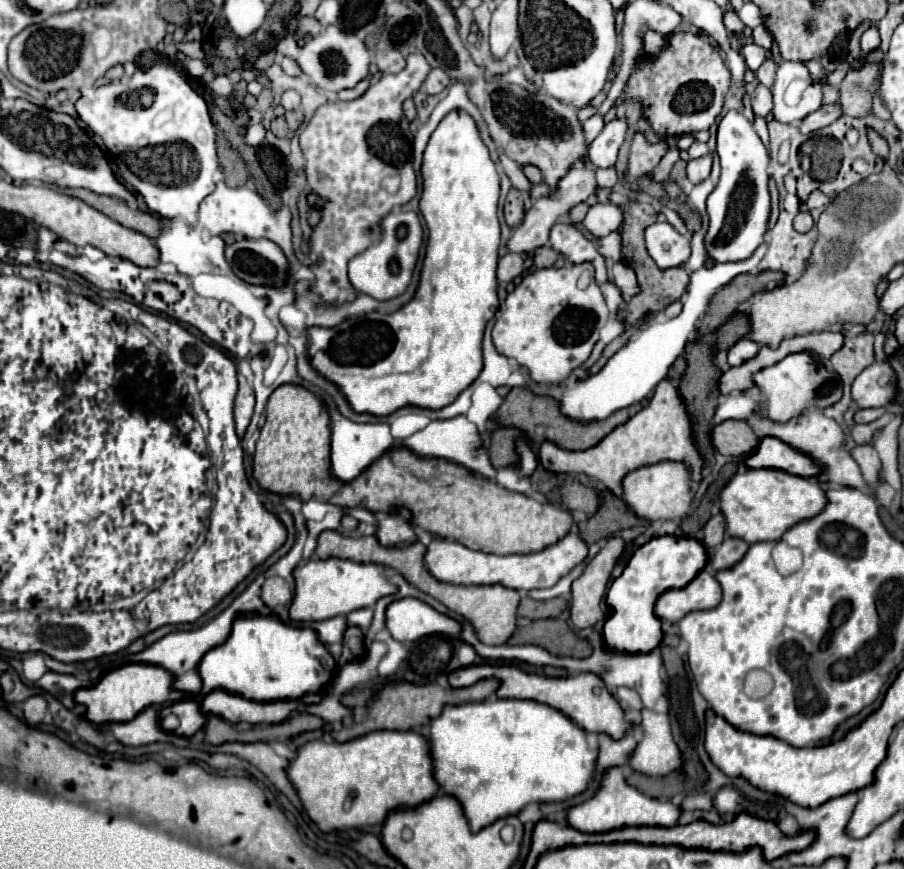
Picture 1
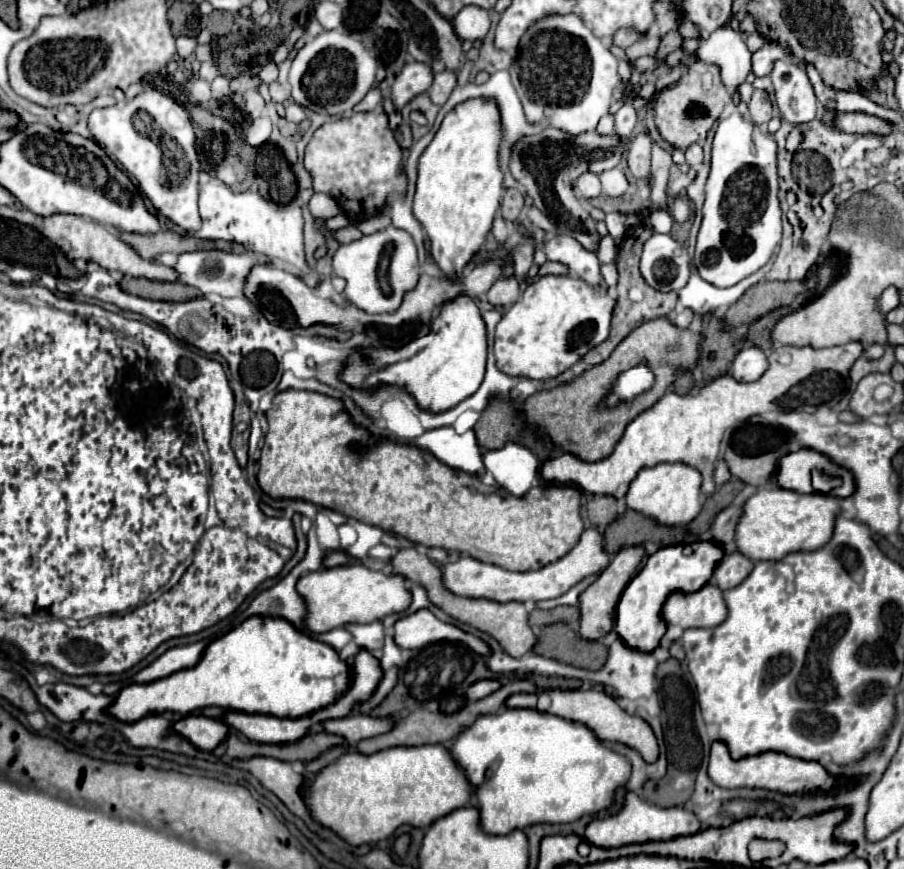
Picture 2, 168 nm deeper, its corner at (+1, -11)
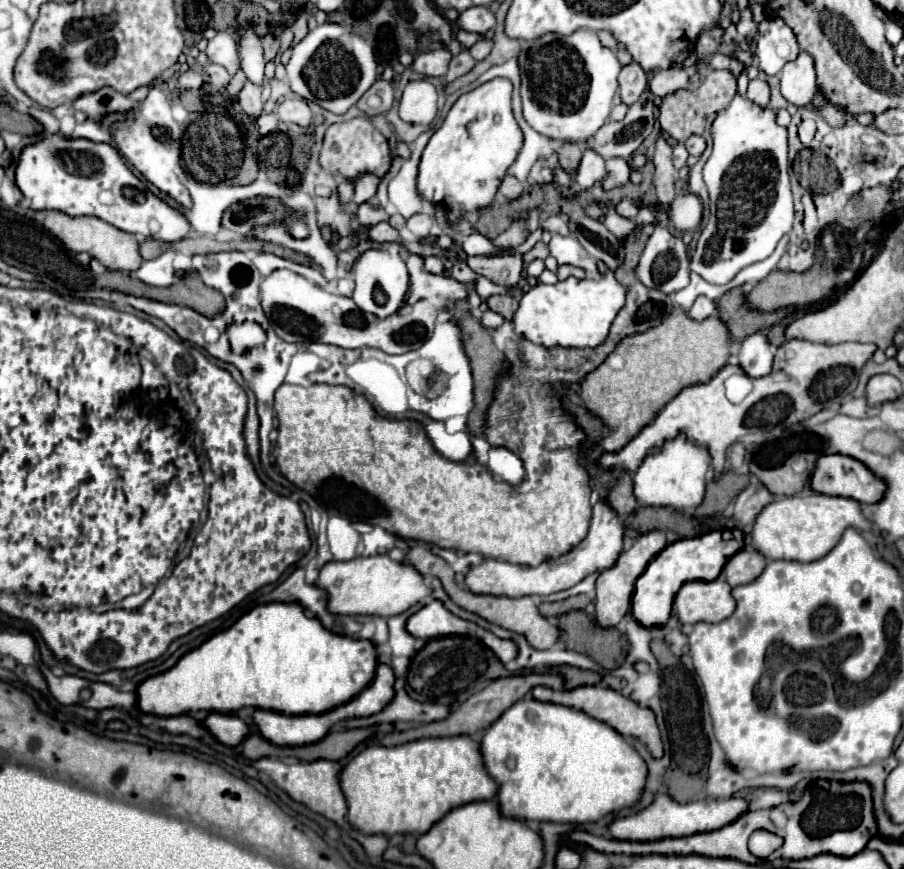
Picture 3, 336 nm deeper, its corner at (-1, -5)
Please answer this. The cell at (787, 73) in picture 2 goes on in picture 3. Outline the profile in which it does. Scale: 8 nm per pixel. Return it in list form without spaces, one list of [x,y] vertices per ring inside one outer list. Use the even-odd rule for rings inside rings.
[[[802,51],[796,61],[784,65],[778,77],[782,97],[796,107],[808,107],[818,93],[814,61],[806,51]]]

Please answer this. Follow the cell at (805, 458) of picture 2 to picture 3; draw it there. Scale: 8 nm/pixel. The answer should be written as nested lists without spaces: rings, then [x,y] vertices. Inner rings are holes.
[[[836,453],[818,457],[810,475],[810,489],[826,495],[852,497],[860,503],[872,503],[882,497],[884,481],[854,457]]]

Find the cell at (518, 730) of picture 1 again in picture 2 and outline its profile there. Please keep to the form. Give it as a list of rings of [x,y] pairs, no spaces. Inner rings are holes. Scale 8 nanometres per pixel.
[[[502,709],[496,715],[478,717],[472,727],[454,739],[452,757],[474,785],[482,829],[494,835],[506,835],[538,823],[570,823],[582,815],[610,809],[614,793],[626,787],[632,769],[624,755],[606,747],[586,725],[536,709]]]

